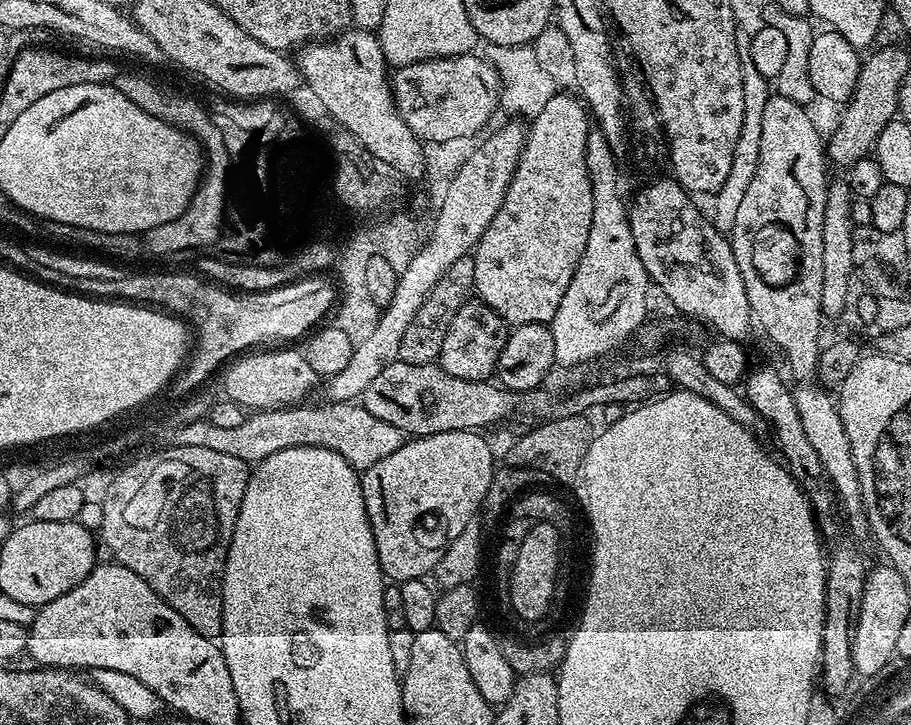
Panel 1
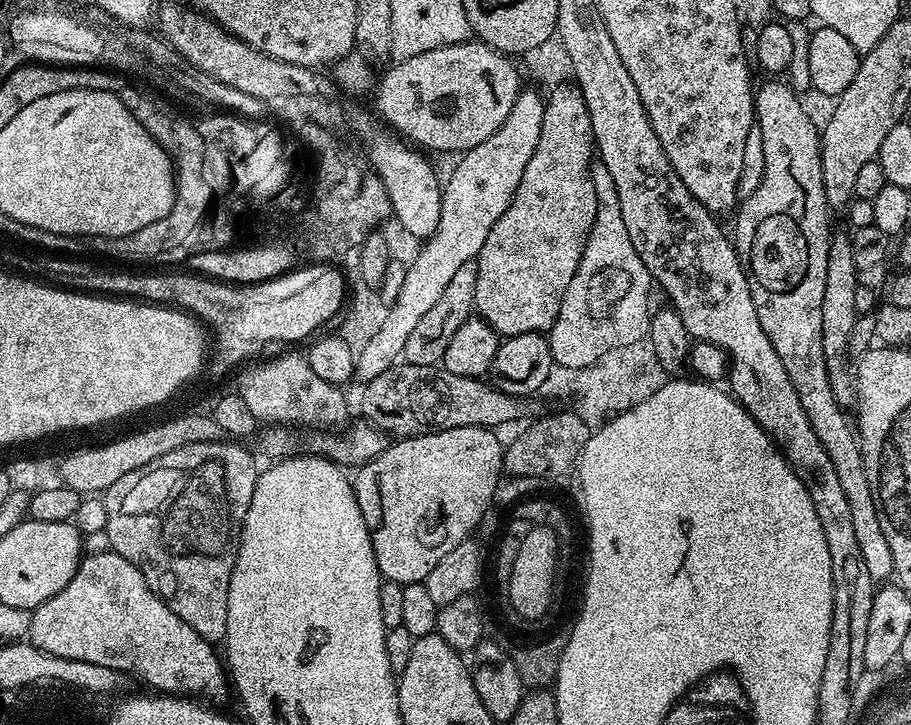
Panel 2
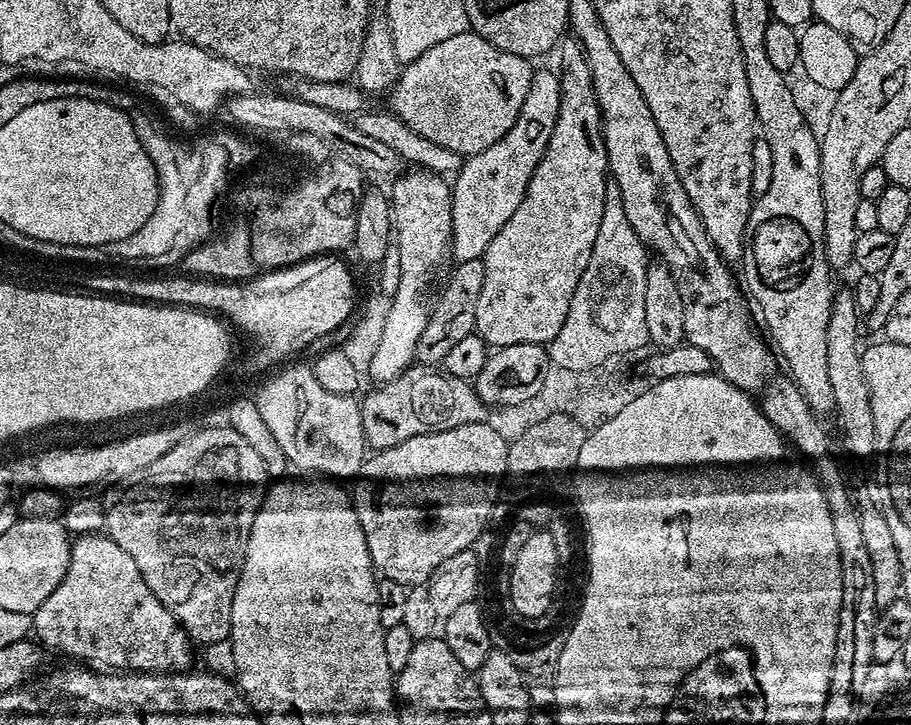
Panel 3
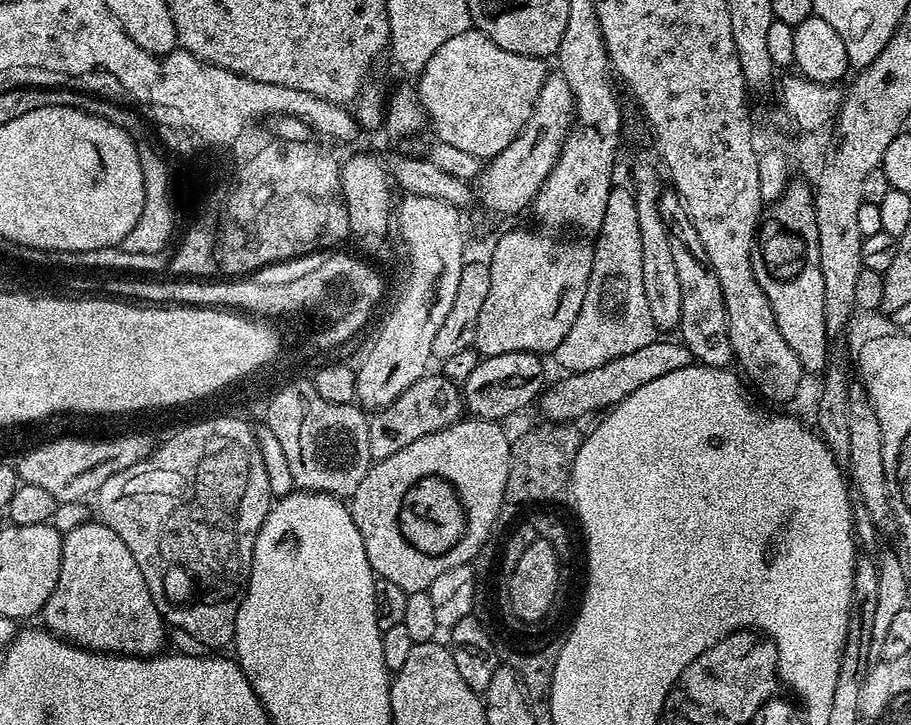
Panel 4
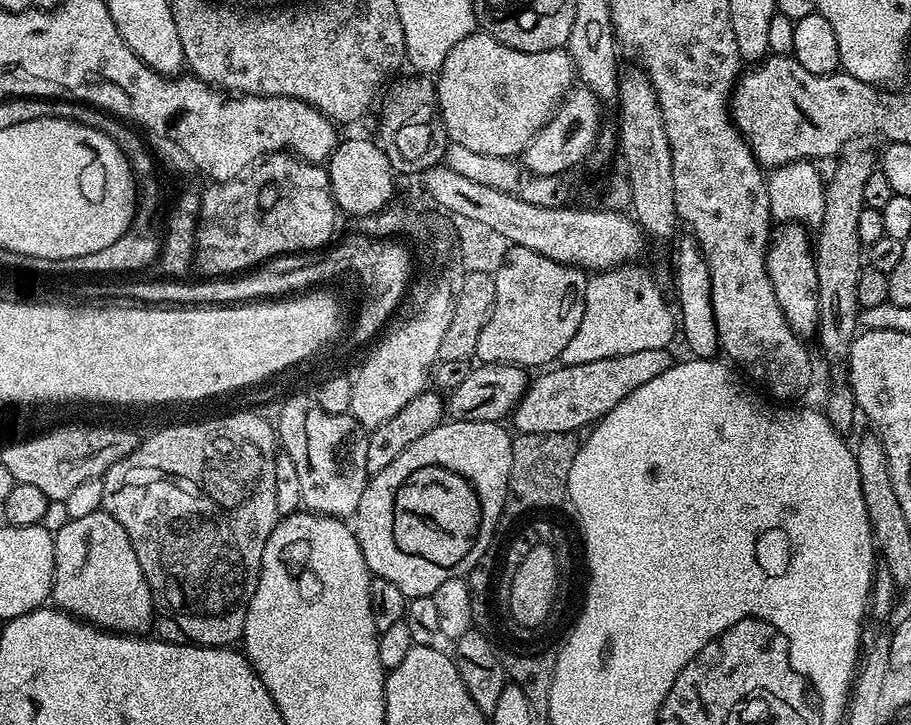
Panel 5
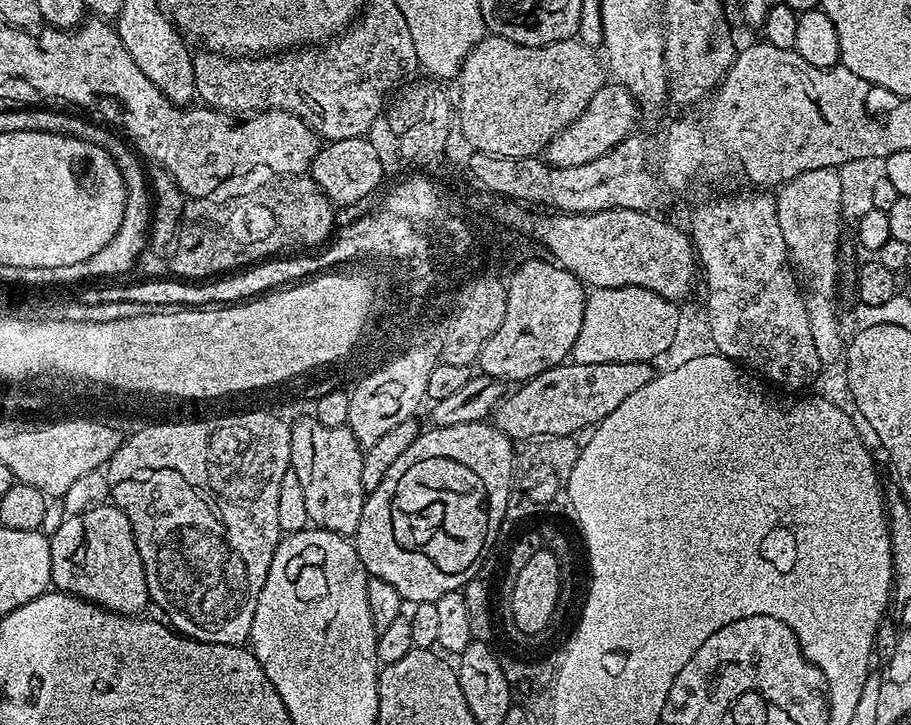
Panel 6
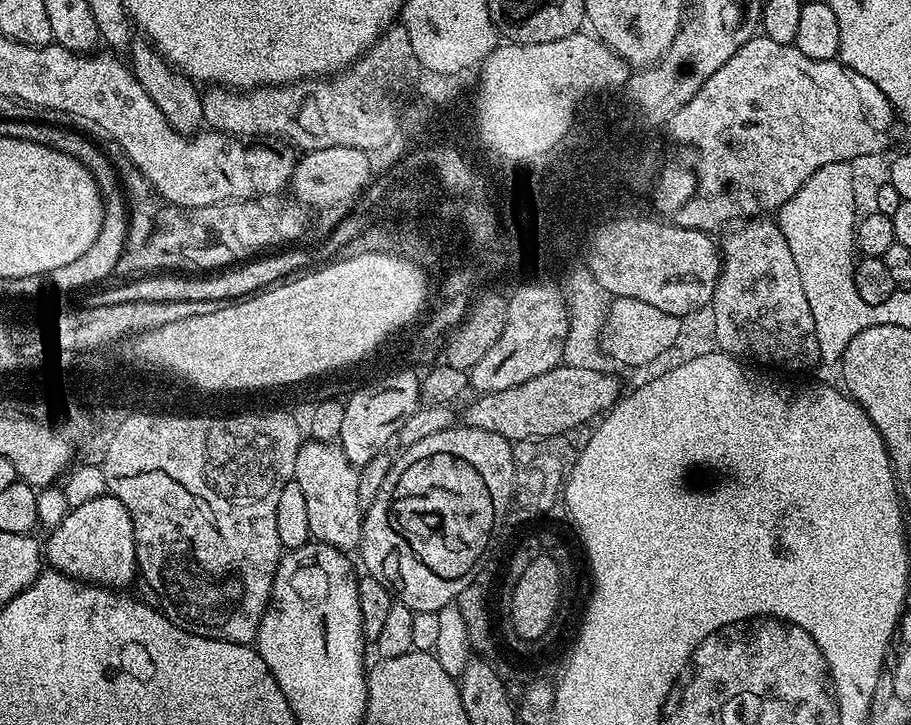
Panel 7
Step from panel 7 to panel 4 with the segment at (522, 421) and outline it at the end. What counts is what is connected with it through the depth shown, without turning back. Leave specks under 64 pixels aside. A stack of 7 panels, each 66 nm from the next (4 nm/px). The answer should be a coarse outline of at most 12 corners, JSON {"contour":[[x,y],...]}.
{"contour":[[657,338],[565,375],[538,400],[548,422],[579,421],[694,363]]}

